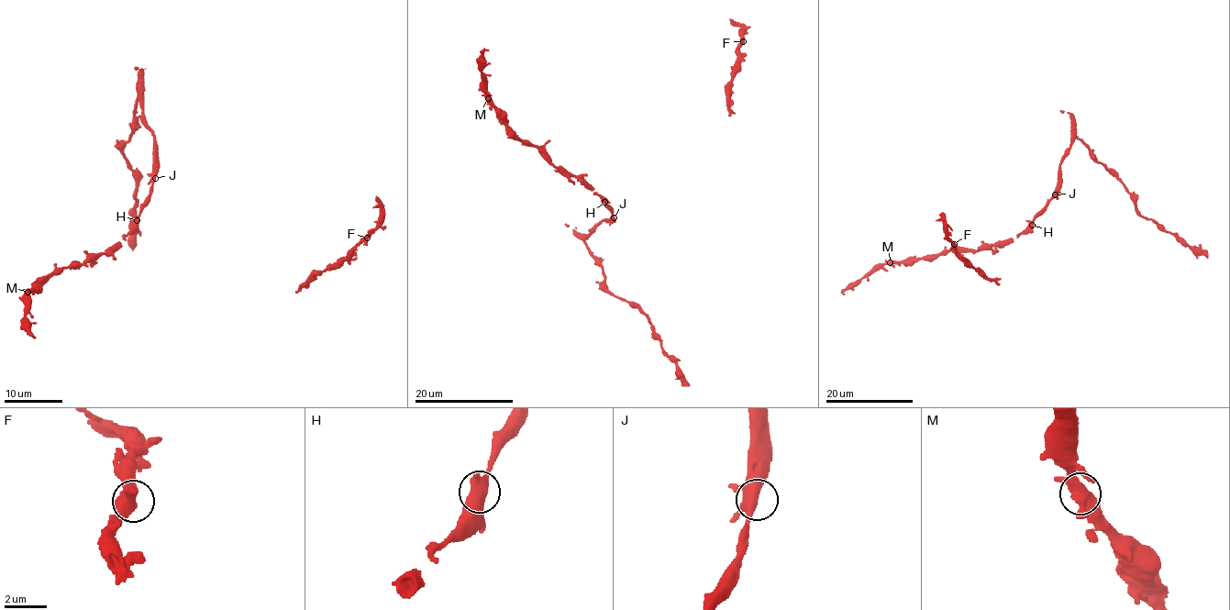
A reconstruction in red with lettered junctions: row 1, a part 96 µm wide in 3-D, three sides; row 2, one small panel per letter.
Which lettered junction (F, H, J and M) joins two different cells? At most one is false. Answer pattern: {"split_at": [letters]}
{"split_at": []}

